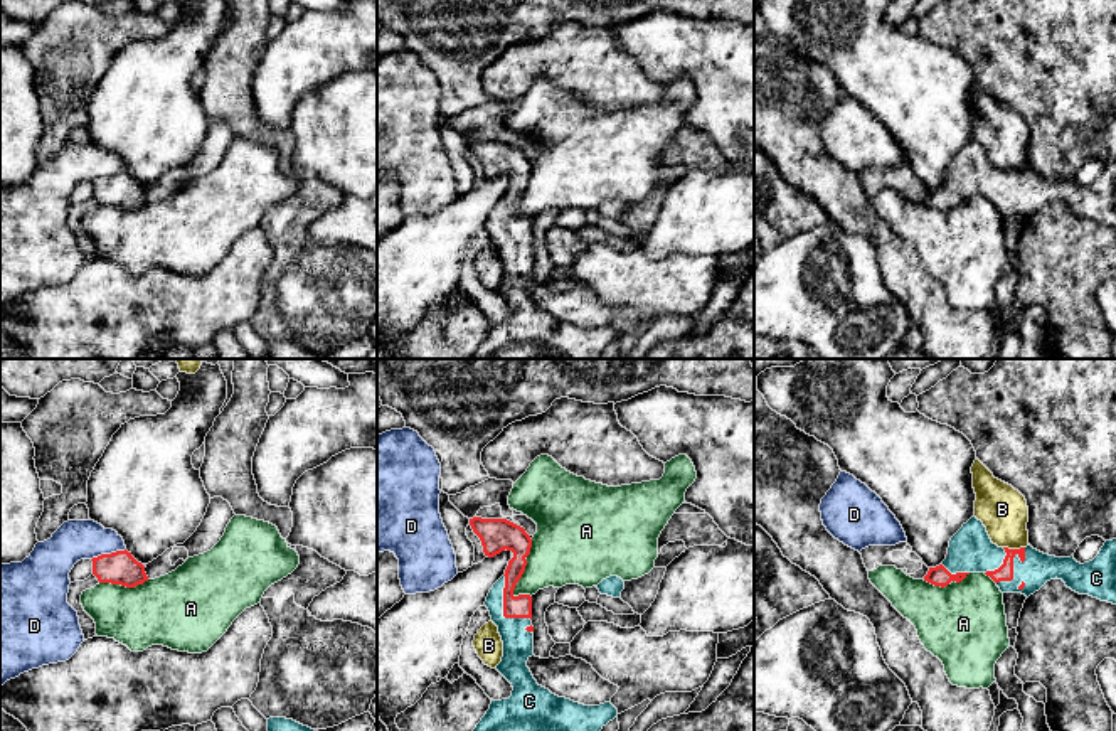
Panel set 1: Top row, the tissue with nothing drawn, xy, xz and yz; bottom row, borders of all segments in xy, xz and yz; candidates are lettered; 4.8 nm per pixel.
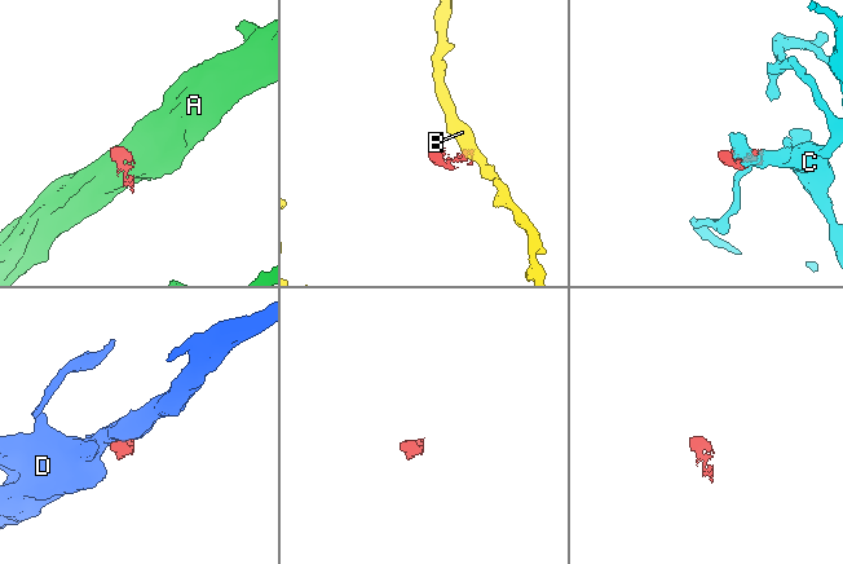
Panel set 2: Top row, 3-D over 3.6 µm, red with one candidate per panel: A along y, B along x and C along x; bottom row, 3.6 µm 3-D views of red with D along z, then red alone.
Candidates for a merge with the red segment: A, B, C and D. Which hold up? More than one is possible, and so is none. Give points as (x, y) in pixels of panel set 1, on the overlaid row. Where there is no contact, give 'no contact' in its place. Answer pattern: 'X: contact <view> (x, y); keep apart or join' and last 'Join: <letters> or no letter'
A: contact xz (524, 568); keep apart
B: contact yz (1014, 549); keep apart
C: contact xz (504, 608); join
D: contact xy (108, 554); keep apart
Join: C

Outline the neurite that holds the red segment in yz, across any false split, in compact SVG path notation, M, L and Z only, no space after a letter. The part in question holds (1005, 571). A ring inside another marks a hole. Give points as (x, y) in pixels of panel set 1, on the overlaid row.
M971 517L951 537L946 559L929 568L924 581L944 588L970 573L985 573L1002 593L1022 593L1027 598L1057 578L1079 595L1116 605L1116 539L1106 541L1092 561L1081 564L1074 556L1055 558L1032 546L998 547L983 522Z

